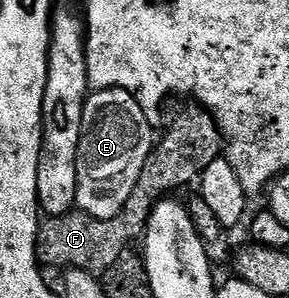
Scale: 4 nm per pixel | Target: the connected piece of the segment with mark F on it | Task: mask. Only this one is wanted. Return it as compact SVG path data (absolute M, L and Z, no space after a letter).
M190 104L174 118L170 131L157 139L150 154L149 165L162 166L162 170L148 168L140 176L128 204L112 220L100 220L90 214L71 212L55 214L41 223L38 232L38 257L47 267L62 266L75 270L104 272L122 257L122 253L131 245L133 238L141 239L150 224L150 213L173 190L186 186L197 179L212 164L212 160L223 157L224 139L211 111Z

